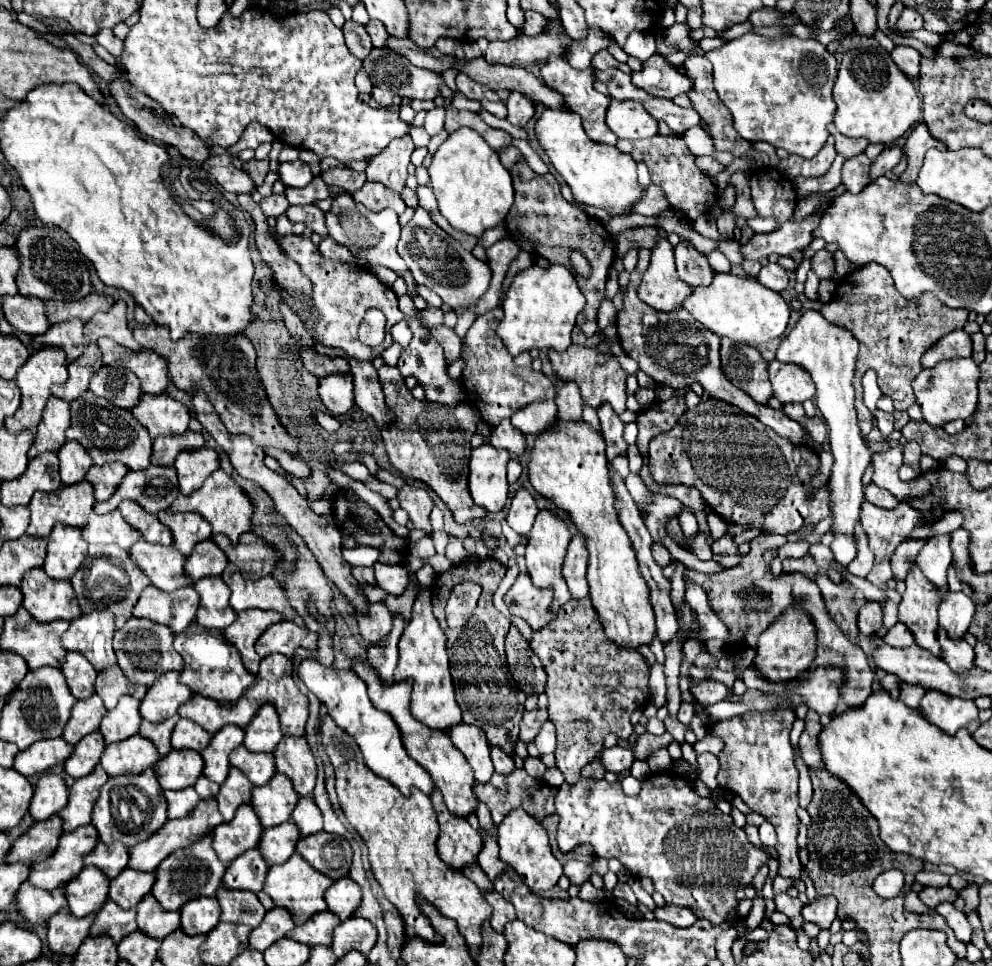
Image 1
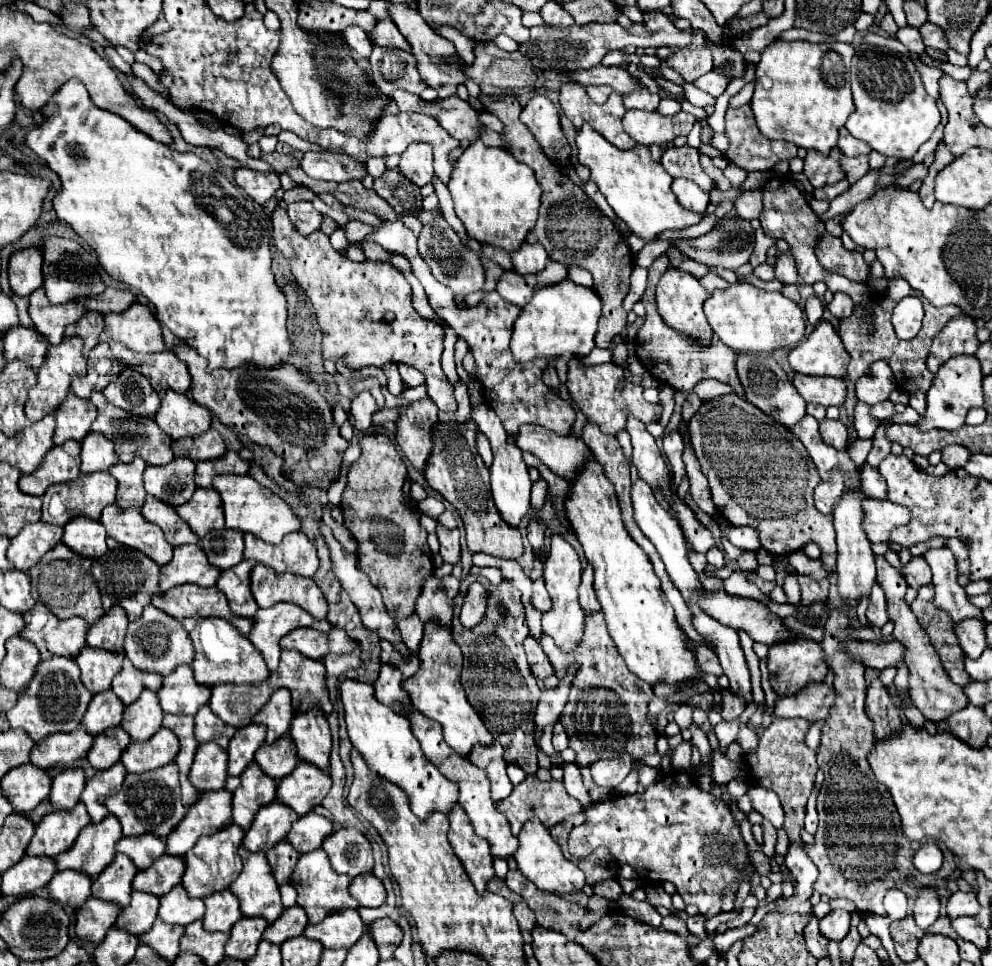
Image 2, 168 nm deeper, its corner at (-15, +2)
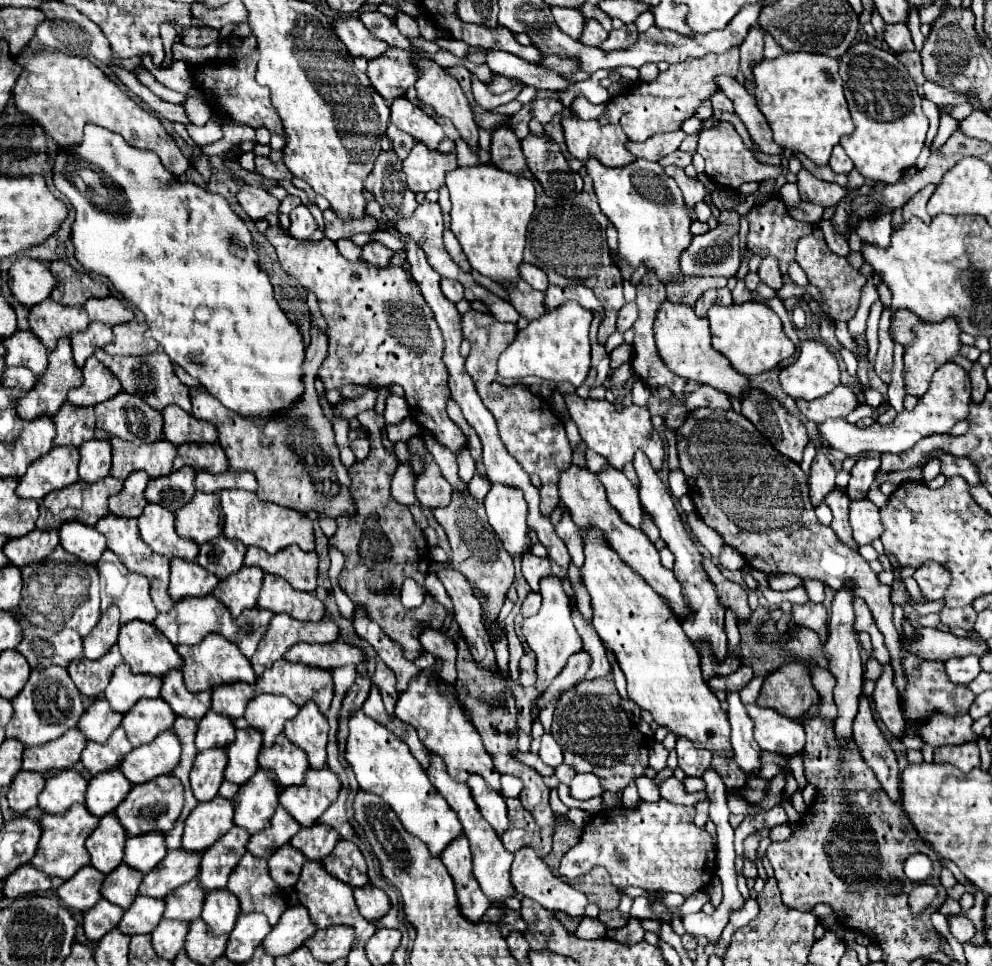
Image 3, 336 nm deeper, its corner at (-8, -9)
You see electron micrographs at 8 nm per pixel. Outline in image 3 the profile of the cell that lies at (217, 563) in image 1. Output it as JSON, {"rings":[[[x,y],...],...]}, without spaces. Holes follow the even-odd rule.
{"rings":[[[220,535],[200,545],[196,563],[208,569],[218,579],[226,579],[242,569],[244,553],[246,553],[246,545],[240,545],[240,541],[228,541],[228,537]]]}

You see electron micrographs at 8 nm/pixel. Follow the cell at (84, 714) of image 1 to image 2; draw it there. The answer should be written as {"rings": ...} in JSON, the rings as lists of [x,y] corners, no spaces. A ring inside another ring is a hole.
{"rings":[[[111,690],[93,694],[87,706],[87,714],[83,718],[83,726],[91,736],[97,736],[107,728],[119,726],[123,720],[123,710],[125,710],[123,702],[119,702],[119,698],[111,694]]]}

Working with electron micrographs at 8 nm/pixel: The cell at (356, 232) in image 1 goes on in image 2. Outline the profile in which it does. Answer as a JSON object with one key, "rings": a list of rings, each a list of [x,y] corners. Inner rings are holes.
{"rings":[[[383,222],[379,228],[375,228],[375,232],[371,236],[367,236],[367,240],[377,242],[385,250],[403,252],[405,258],[411,262],[413,274],[425,286],[431,308],[443,320],[449,322],[449,326],[457,332],[457,336],[467,340],[469,348],[475,356],[477,378],[483,384],[483,398],[497,412],[497,416],[501,418],[509,436],[519,434],[519,428],[523,424],[543,426],[559,436],[571,434],[571,428],[575,422],[575,410],[565,400],[561,400],[551,388],[547,388],[541,380],[547,360],[531,360],[527,364],[517,364],[511,356],[509,340],[511,340],[511,330],[513,330],[515,318],[521,314],[519,306],[503,300],[497,292],[489,292],[483,296],[483,300],[477,306],[473,306],[469,310],[461,310],[455,304],[455,294],[451,294],[451,290],[447,290],[447,286],[443,286],[441,282],[435,282],[435,276],[431,274],[427,262],[421,258],[421,254],[417,250],[417,236],[409,228],[405,228],[401,222]]]}

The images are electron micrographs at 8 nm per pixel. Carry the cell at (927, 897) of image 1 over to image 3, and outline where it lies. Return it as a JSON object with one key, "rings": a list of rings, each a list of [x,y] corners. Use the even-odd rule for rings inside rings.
{"rings":[[[964,913],[948,915],[948,929],[950,929],[950,933],[952,933],[960,943],[970,941],[972,935],[974,935],[974,925],[972,925],[972,921],[970,921]]]}

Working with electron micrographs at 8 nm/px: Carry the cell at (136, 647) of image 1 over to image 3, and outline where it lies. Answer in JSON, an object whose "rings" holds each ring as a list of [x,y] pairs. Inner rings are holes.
{"rings":[[[138,619],[122,625],[118,647],[132,673],[164,677],[168,671],[184,665],[184,659],[178,655],[168,637],[164,637],[164,633]]]}

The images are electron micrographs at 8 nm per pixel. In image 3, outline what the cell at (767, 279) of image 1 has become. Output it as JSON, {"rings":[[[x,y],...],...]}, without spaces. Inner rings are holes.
{"rings":[[[764,257],[762,263],[760,263],[760,269],[758,269],[758,275],[762,279],[762,283],[766,283],[768,287],[772,289],[780,289],[784,285],[782,281],[782,275],[778,271],[778,261],[776,257]]]}

